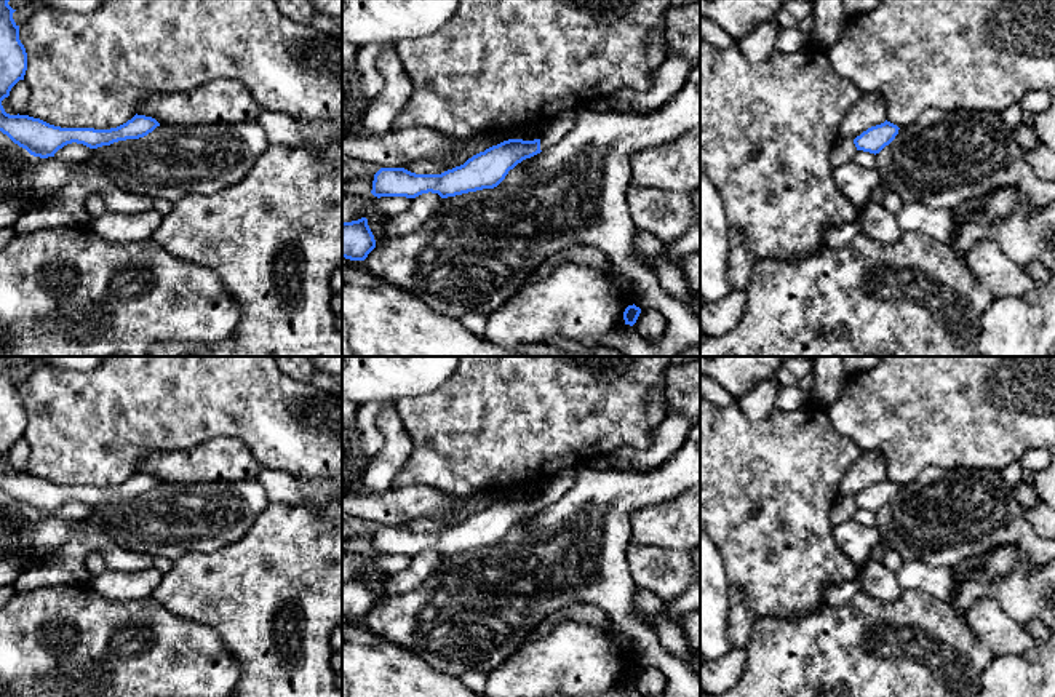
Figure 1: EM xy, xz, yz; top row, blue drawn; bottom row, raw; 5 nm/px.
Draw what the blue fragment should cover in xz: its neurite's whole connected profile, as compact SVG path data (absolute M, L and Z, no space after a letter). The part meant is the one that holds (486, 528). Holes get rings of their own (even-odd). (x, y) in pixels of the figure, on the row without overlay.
M582 465L567 467L539 486L534 499L508 497L468 516L441 532L416 532L404 526L380 526L374 532L371 552L416 556L438 552L441 556L497 545L510 528L526 516L558 502L572 486Z

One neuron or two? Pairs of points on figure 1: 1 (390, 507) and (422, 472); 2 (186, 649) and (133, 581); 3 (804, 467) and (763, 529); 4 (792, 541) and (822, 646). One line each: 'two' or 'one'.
1: two
2: two
3: one
4: two

